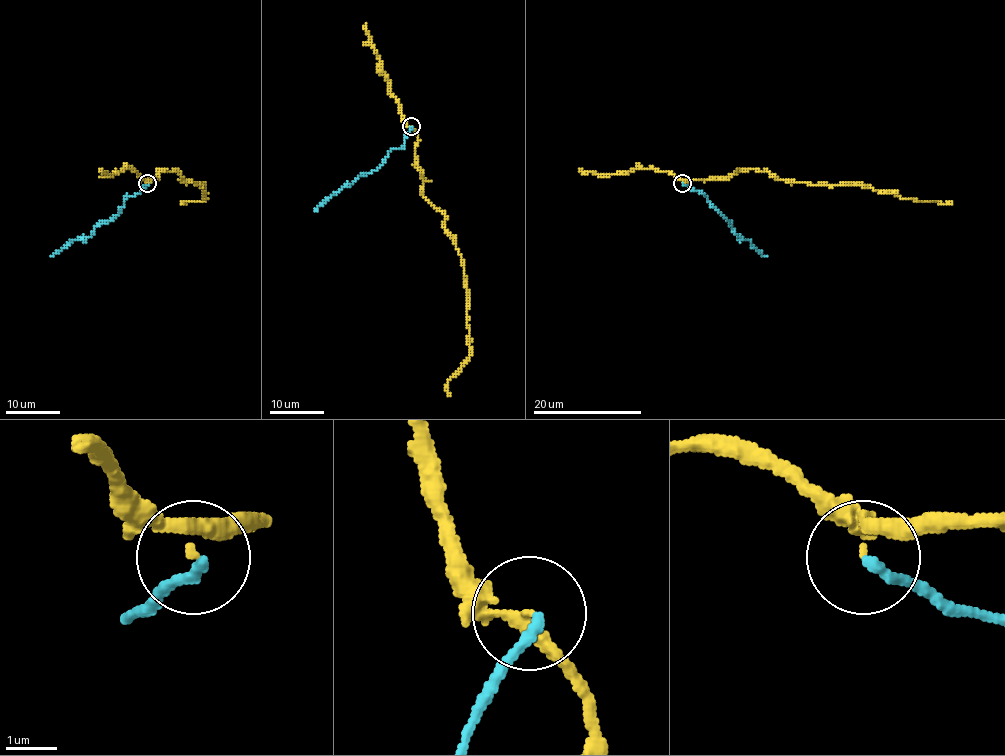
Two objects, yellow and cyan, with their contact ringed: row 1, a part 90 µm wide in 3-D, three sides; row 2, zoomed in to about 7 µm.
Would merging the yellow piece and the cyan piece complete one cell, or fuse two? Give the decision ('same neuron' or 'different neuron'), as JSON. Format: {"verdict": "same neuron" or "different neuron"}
{"verdict": "different neuron"}

